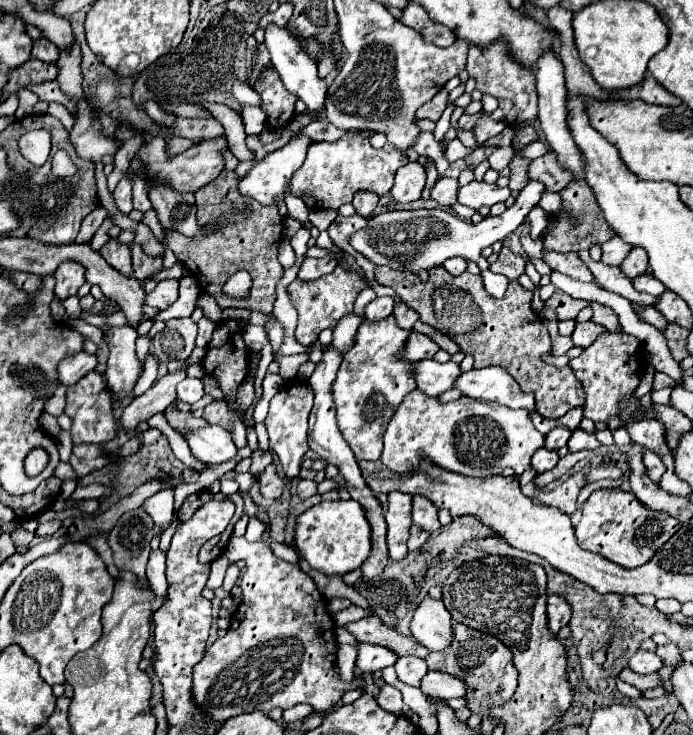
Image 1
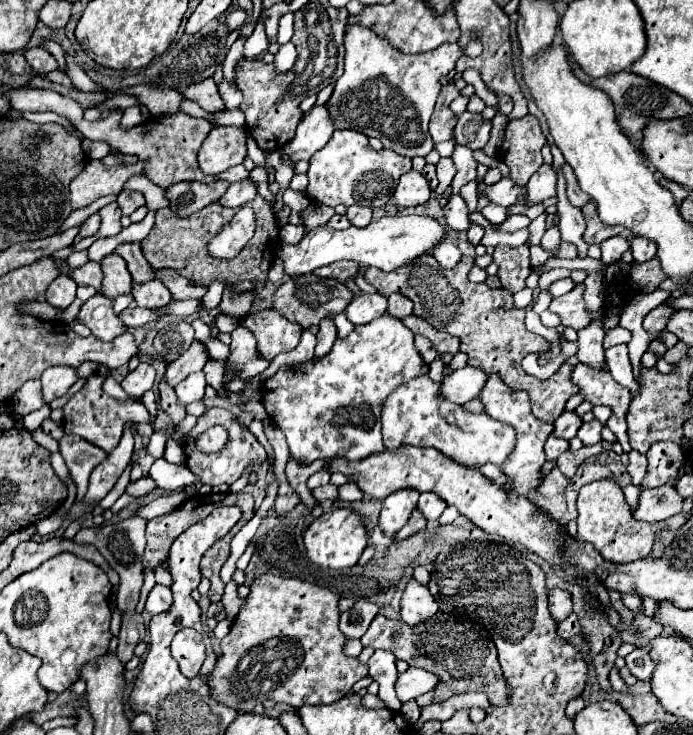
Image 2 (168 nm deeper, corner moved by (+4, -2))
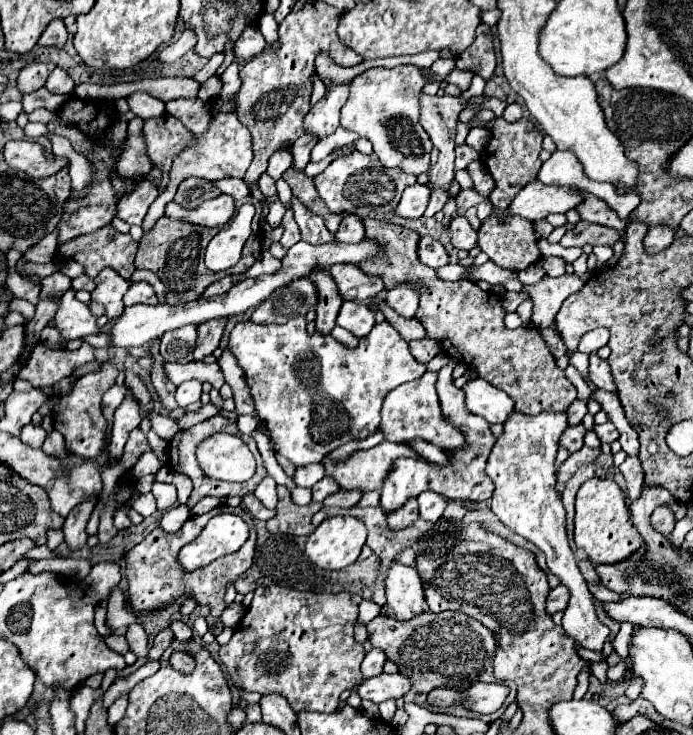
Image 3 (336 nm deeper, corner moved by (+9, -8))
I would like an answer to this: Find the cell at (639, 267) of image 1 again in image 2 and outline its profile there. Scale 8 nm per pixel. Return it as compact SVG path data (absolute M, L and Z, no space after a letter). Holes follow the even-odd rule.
M637 236L631 240L631 252L633 252L633 262L641 264L655 256L655 244L651 244L649 240L639 240Z

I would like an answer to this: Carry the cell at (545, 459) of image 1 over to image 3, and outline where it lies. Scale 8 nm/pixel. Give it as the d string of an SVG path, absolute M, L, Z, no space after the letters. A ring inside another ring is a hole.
M582 424L570 426L560 438L560 446L568 448L570 452L578 452L584 446L584 436L586 436L586 428Z

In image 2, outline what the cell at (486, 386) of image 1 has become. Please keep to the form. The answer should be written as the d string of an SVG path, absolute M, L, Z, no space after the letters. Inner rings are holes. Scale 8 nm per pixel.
M489 374L485 386L479 392L479 398L485 406L485 412L495 418L495 420L503 420L511 426L515 426L517 432L517 442L515 442L515 450L511 452L511 456L507 458L507 464L501 466L501 470L505 472L505 476L511 480L511 488L513 492L527 496L529 490L535 490L541 476L539 470L545 464L545 456L543 456L543 444L547 440L547 436L551 434L553 424L541 422L533 416L531 406L529 406L529 396L527 392L519 392L519 390L511 390L507 384L503 384L503 380L497 374Z

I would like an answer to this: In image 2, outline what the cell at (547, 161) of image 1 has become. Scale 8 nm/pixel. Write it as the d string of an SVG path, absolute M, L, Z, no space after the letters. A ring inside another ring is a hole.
M563 164L563 166L561 166L561 172L563 172L565 182L567 182L567 198L569 198L569 202L571 202L573 206L581 208L581 206L583 206L585 202L589 202L591 198L579 188L579 184L577 184L577 180L575 180L575 174L573 174L573 170L571 170L569 164Z

